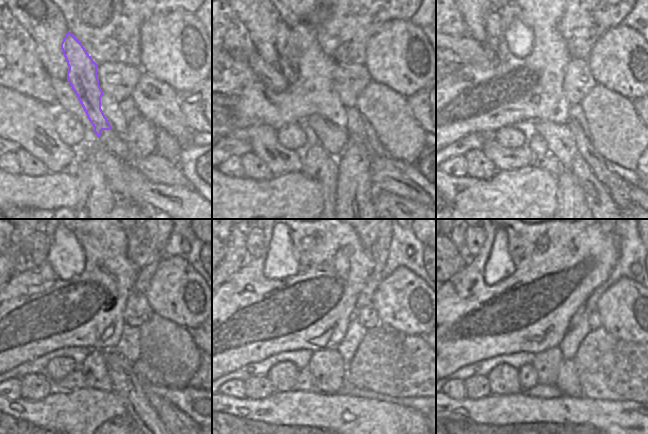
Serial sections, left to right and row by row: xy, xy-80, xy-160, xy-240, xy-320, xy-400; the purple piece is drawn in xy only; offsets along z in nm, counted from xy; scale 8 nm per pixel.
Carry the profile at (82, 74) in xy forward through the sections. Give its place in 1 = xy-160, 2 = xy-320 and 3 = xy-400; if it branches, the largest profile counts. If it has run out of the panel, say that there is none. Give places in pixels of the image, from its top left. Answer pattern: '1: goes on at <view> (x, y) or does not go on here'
1: goes on at xy-160 (558, 137)
2: goes on at xy-320 (254, 239)
3: goes on at xy-400 (474, 239)

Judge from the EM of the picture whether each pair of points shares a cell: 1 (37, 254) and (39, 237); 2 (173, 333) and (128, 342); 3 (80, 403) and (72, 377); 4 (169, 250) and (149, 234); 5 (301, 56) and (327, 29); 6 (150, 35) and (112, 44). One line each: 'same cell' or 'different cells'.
1: same cell
2: different cells
3: different cells
4: different cells
5: different cells
6: different cells

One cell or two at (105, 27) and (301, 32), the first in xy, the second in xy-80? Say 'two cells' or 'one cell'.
two cells

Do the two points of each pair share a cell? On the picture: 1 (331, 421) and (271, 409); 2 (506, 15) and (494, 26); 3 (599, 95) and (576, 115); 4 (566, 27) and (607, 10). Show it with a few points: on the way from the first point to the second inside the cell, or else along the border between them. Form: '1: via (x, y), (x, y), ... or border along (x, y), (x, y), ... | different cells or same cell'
1: via (316, 421), (286, 421) | same cell
2: border along (494, 10), (500, 25), (496, 45) | different cells
3: border along (580, 104), (588, 125), (588, 132) | different cells
4: via (576, 26), (593, 11), (597, 11) | same cell

